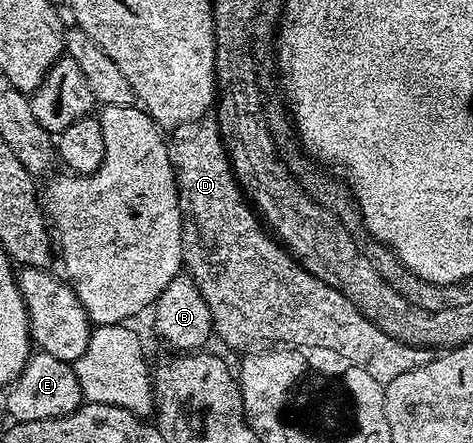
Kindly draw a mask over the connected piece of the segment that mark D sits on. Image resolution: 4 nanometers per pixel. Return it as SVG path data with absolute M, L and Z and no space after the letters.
M206 116L200 122L194 122L182 134L185 135L171 146L173 175L177 181L181 209L181 260L184 269L195 280L203 300L207 300L216 337L221 337L235 352L245 352L245 342L257 342L257 338L268 338L269 341L288 339L289 342L317 338L319 348L337 346L335 352L345 350L345 357L351 366L371 372L371 376L382 384L433 361L434 351L403 344L395 340L395 336L387 336L387 332L363 316L363 312L359 312L359 308L355 308L355 304L351 304L343 292L319 280L300 262L290 261L288 278L281 267L281 257L286 257L287 251L272 233L267 232L262 219L233 175L233 163L229 160L218 119Z

